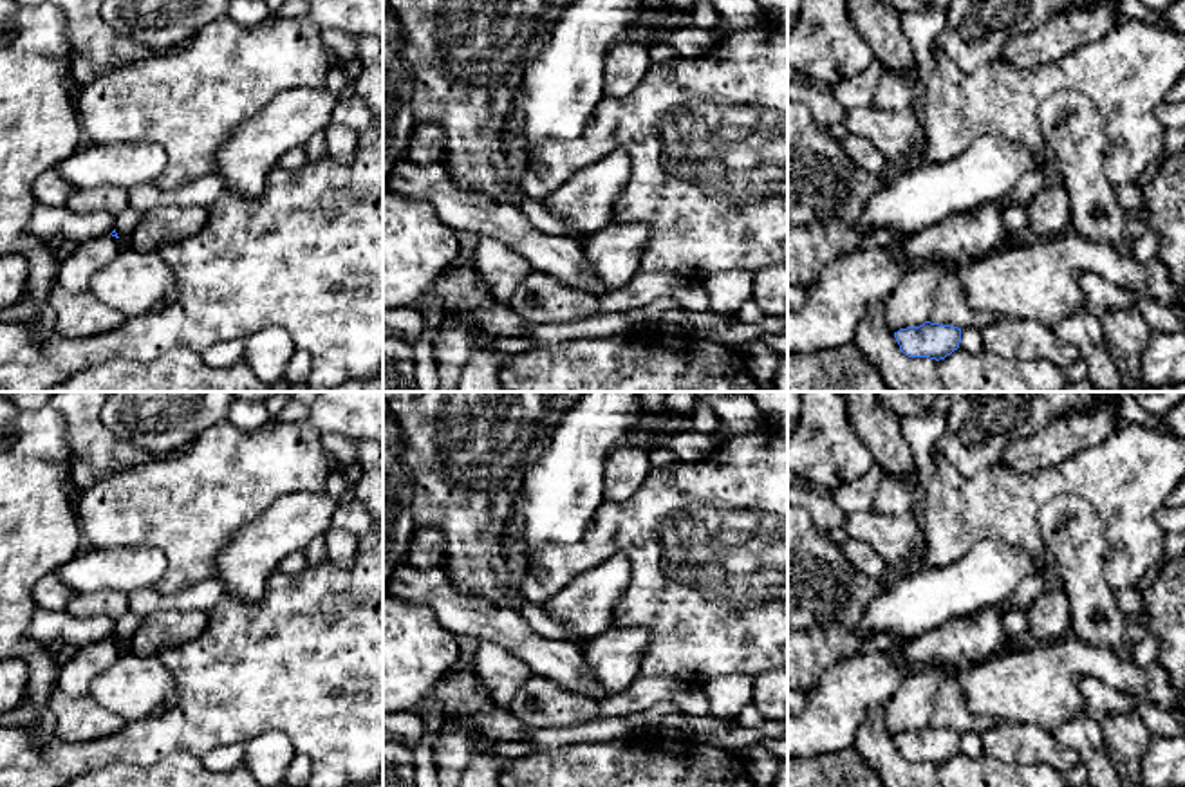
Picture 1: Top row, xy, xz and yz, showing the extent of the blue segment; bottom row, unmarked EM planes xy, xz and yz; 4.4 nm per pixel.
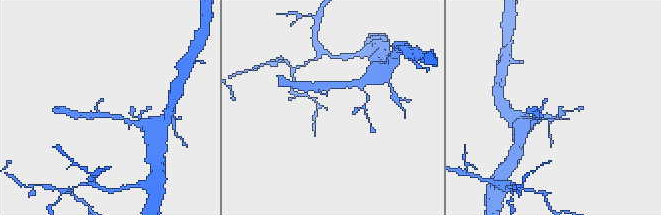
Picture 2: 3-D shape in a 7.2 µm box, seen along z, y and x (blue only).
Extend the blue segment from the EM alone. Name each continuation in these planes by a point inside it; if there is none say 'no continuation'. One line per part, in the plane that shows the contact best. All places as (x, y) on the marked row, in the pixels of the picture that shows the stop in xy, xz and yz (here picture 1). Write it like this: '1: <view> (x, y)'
no continuation

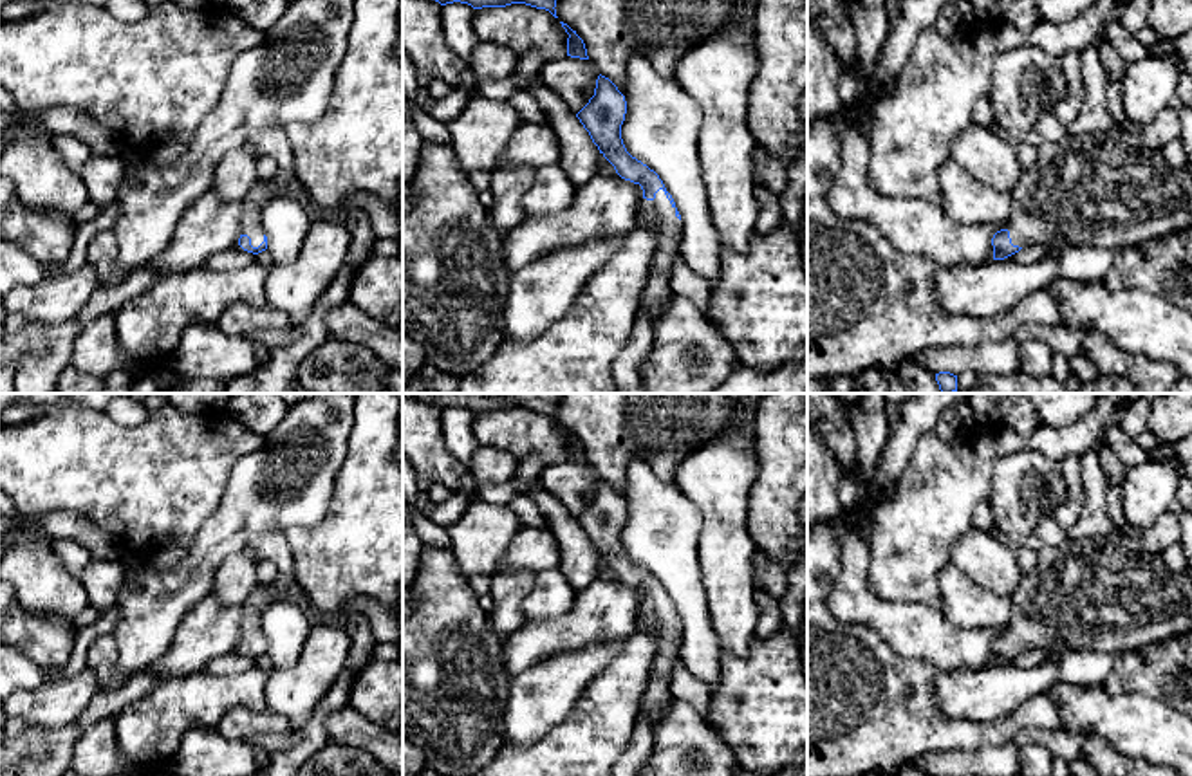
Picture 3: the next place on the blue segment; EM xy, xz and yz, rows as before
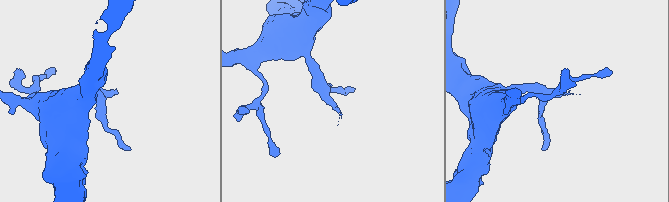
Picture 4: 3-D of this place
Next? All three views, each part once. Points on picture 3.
1: xz (658, 215)

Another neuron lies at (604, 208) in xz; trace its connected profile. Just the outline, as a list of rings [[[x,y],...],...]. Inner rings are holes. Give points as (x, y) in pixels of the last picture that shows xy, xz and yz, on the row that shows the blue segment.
[[[596,175],[578,186],[569,208],[556,215],[527,217],[502,236],[509,274],[554,251],[625,236],[638,226],[639,184],[619,175]]]

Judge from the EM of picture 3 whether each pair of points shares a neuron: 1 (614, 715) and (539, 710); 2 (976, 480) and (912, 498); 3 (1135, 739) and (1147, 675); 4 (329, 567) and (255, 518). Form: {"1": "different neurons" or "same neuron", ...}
{"1": "different neurons", "2": "same neuron", "3": "different neurons", "4": "different neurons"}

